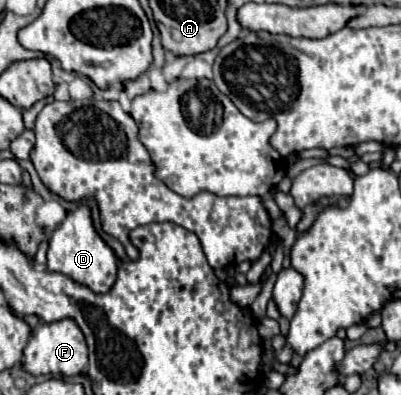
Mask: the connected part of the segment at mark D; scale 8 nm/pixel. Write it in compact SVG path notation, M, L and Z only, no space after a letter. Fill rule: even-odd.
M79 205L75 211L69 211L65 219L57 225L57 229L51 233L47 263L49 271L69 275L73 281L87 285L95 293L107 293L117 277L117 257L113 249L95 231L91 209L87 205Z

